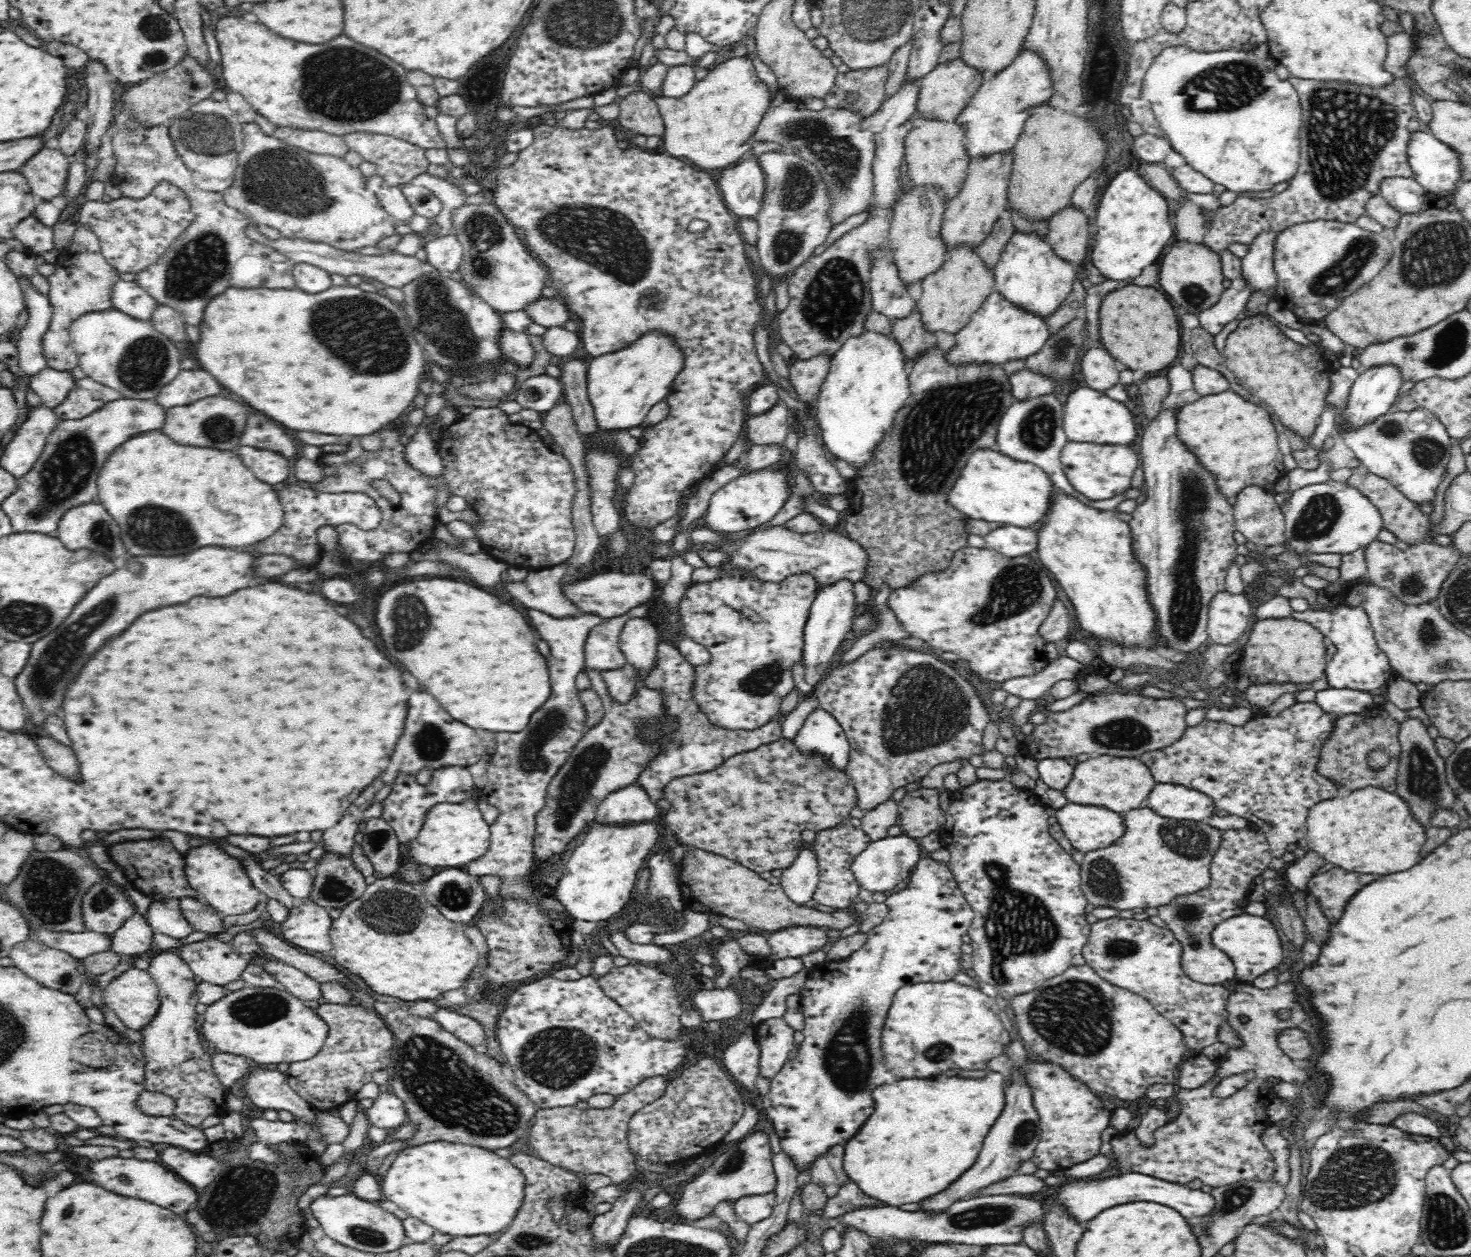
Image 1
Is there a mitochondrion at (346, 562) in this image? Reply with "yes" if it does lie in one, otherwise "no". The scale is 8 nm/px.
no

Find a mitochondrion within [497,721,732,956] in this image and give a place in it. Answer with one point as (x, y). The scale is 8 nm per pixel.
(575, 785)

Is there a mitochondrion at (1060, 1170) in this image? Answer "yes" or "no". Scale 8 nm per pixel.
no

